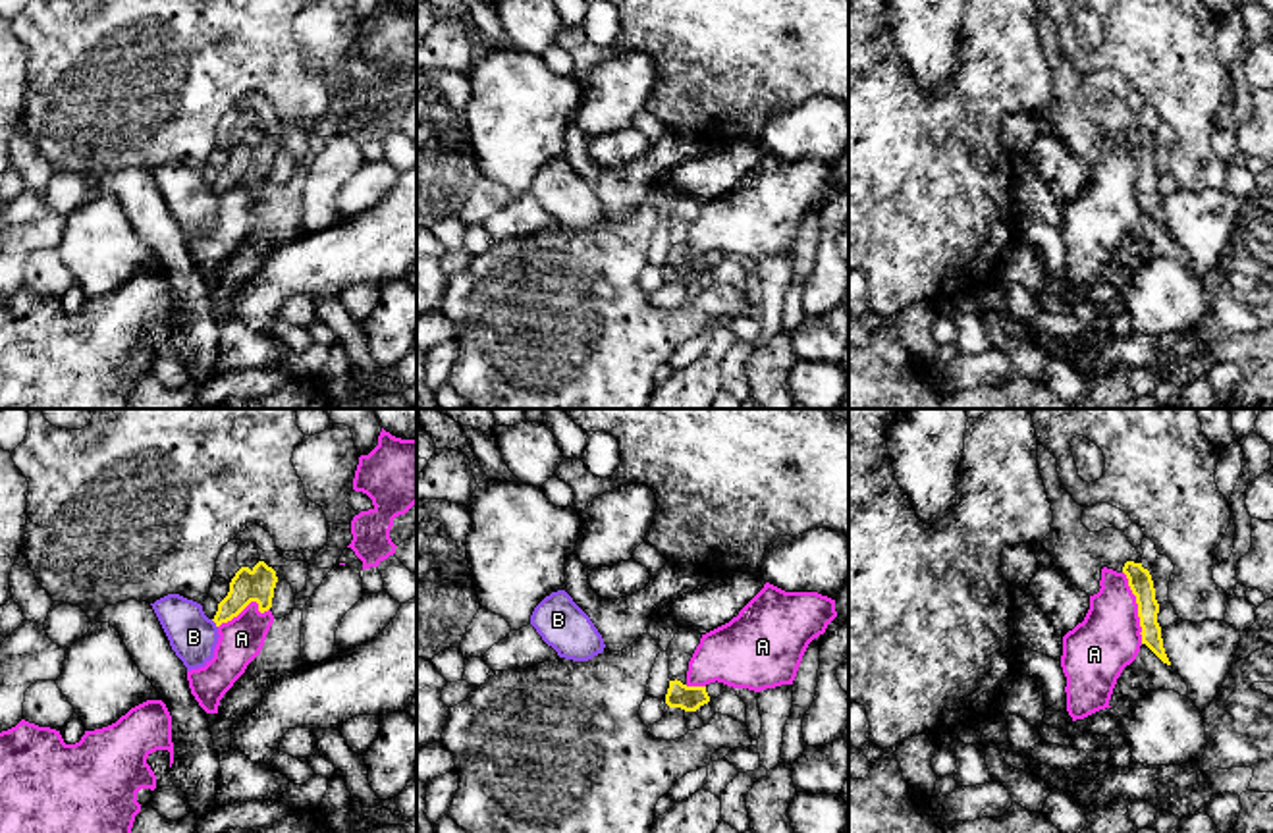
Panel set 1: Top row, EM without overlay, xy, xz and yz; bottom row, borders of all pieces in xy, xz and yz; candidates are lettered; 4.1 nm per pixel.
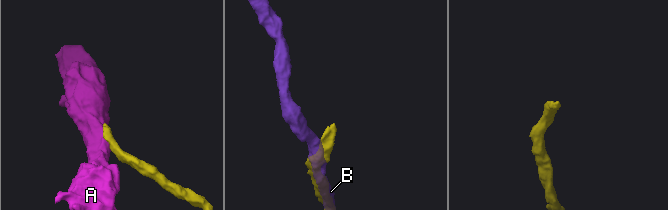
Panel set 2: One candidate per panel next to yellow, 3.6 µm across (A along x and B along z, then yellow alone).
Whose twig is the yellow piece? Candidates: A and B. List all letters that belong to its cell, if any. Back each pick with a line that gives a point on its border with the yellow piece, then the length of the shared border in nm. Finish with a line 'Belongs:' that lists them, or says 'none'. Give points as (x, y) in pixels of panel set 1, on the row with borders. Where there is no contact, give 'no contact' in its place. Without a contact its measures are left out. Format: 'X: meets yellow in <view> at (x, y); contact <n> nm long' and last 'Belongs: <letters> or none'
Belongs: none

